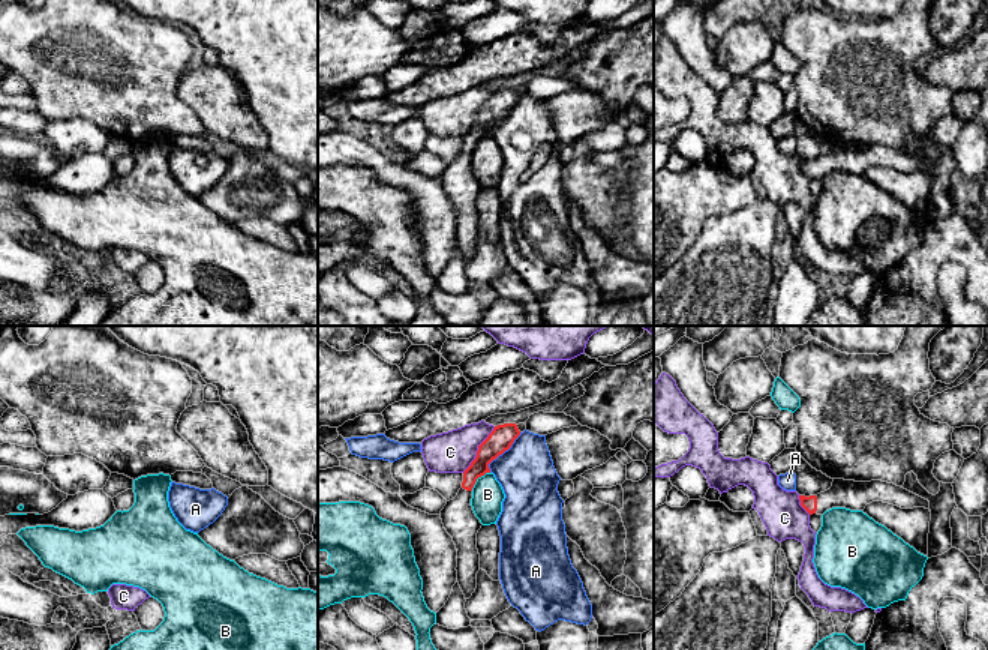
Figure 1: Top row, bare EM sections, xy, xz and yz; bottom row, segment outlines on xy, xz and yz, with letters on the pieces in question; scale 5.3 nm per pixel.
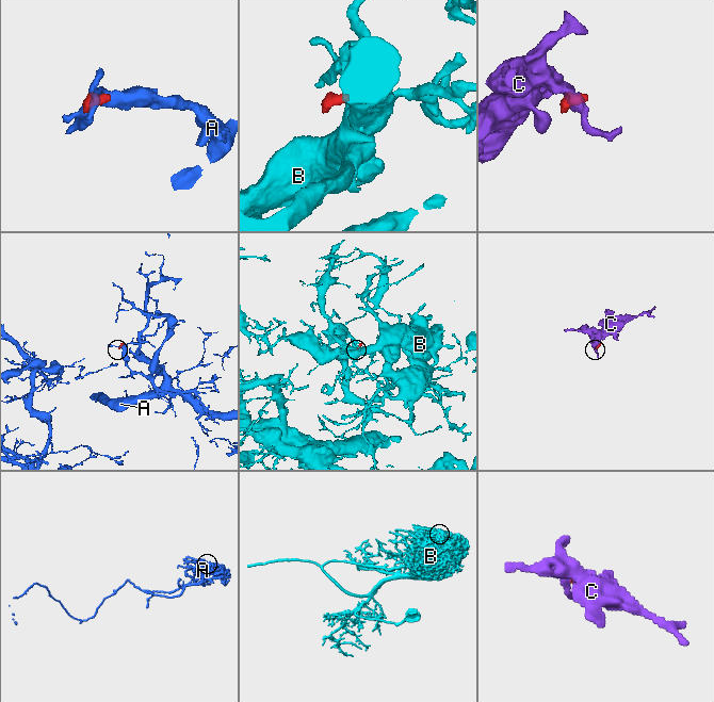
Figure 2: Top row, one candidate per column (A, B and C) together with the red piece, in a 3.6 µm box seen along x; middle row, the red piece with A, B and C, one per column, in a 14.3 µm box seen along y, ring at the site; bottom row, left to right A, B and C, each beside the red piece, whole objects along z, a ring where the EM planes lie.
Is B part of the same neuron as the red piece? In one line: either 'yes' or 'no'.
no

